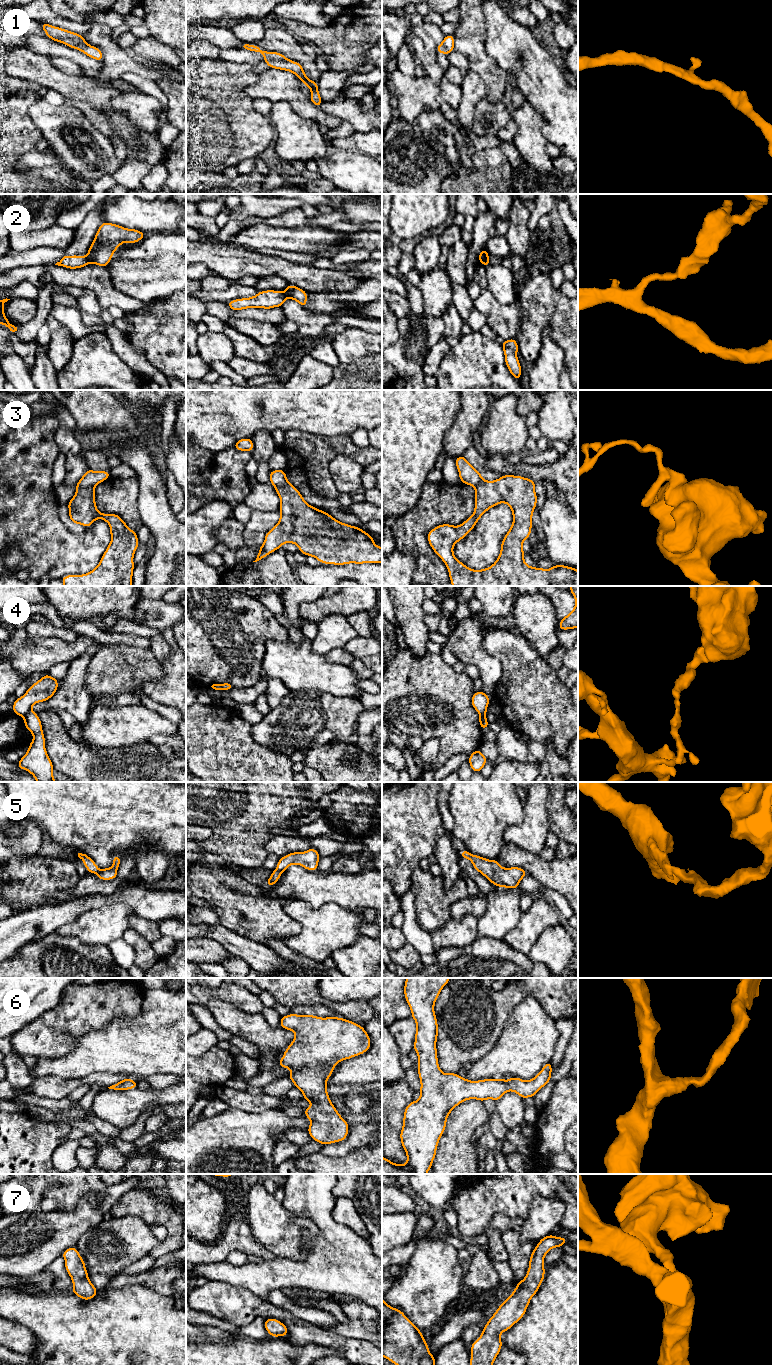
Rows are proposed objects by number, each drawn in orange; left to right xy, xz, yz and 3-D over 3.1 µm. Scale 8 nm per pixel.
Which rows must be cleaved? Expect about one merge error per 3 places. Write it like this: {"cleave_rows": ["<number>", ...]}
{"cleave_rows": ["2", "3", "4"]}

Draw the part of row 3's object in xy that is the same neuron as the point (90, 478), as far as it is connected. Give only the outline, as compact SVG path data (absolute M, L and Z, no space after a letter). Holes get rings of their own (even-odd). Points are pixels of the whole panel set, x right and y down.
M88 469L76 484L76 491L82 488L95 486L110 477L109 471L93 471Z

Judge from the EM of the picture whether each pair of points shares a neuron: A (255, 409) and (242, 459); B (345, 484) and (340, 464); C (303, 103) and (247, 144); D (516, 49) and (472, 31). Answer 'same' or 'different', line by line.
A: different
B: same
C: different
D: different

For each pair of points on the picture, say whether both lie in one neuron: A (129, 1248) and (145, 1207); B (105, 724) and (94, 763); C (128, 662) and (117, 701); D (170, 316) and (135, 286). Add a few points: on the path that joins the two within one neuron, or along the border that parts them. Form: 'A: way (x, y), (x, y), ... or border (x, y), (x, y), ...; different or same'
A: border (118, 1216), (138, 1216), (149, 1225); different
B: border (123, 747), (95, 748); different
C: border (134, 691), (117, 695), (103, 695), (99, 701); different
D: border (149, 301), (147, 303); different

